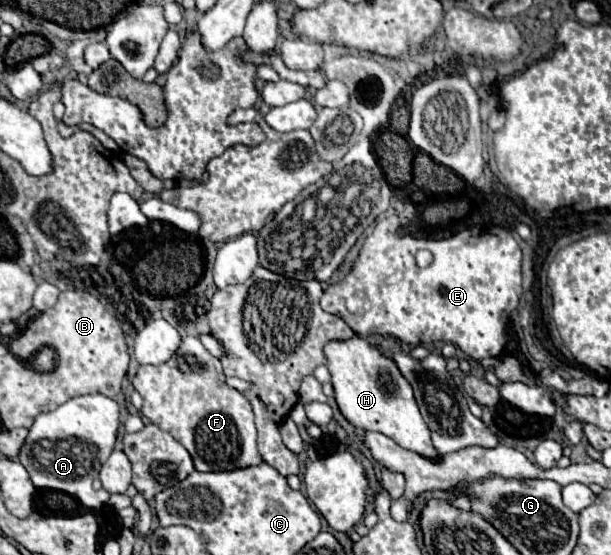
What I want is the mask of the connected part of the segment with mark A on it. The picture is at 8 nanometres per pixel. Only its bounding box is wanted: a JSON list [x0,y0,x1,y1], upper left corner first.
[19,393,119,509]

